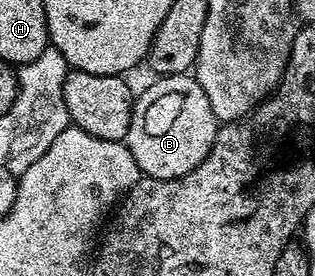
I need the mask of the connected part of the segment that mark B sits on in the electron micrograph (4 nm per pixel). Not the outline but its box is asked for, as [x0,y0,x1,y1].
[124,73,220,179]

